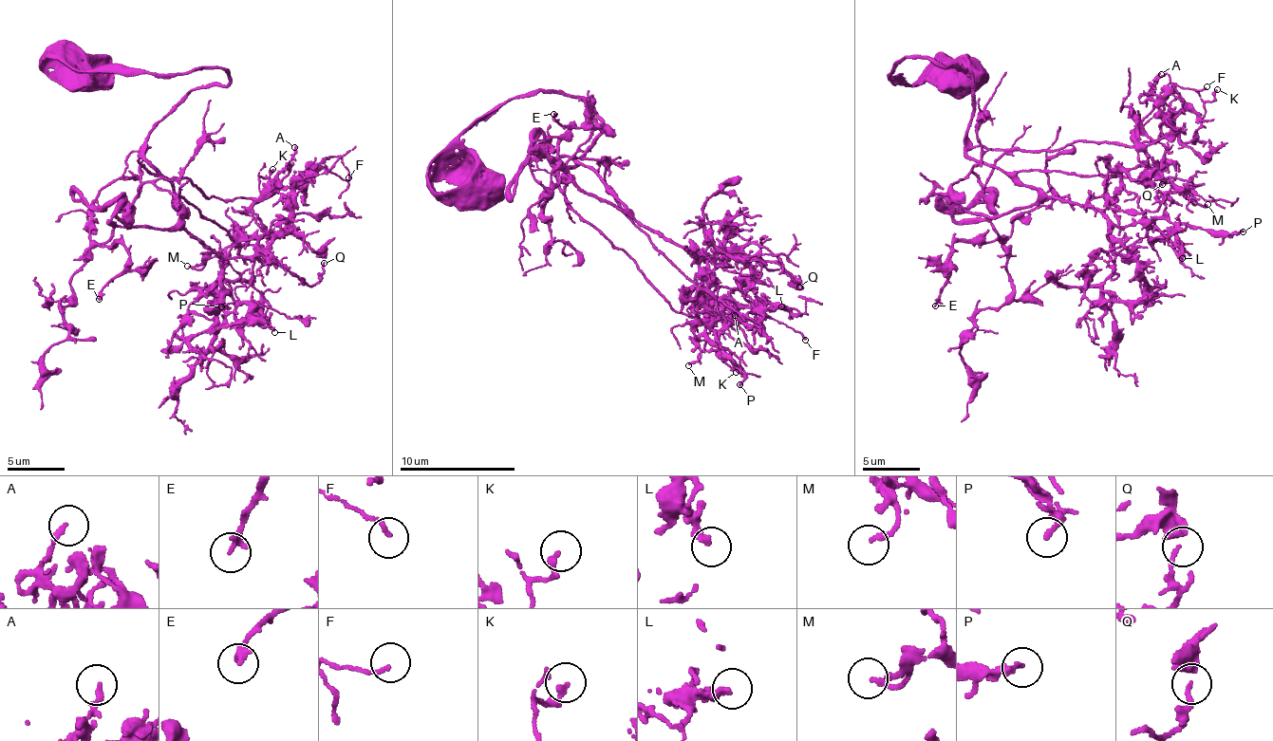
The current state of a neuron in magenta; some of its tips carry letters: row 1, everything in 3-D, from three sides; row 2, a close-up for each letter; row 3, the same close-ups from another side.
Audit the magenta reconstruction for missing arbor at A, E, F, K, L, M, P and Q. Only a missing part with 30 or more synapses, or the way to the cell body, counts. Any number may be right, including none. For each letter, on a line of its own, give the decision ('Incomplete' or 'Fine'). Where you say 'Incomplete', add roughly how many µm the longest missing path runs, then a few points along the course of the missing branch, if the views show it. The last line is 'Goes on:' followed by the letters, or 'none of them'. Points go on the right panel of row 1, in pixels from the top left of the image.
A: Fine
E: Fine
F: Fine
K: Fine
L: Fine
M: Fine
P: Fine
Q: Fine
Goes on: none of them

